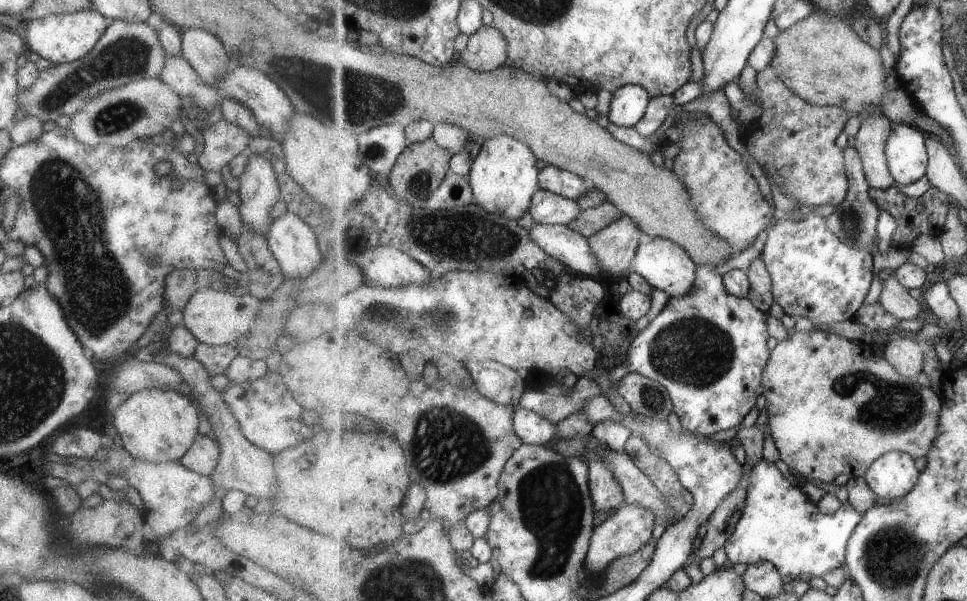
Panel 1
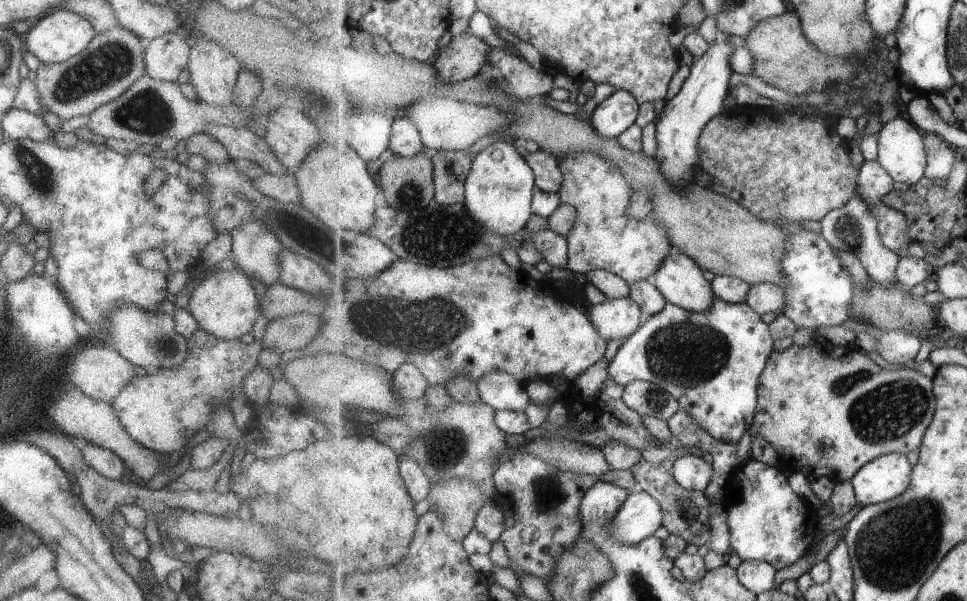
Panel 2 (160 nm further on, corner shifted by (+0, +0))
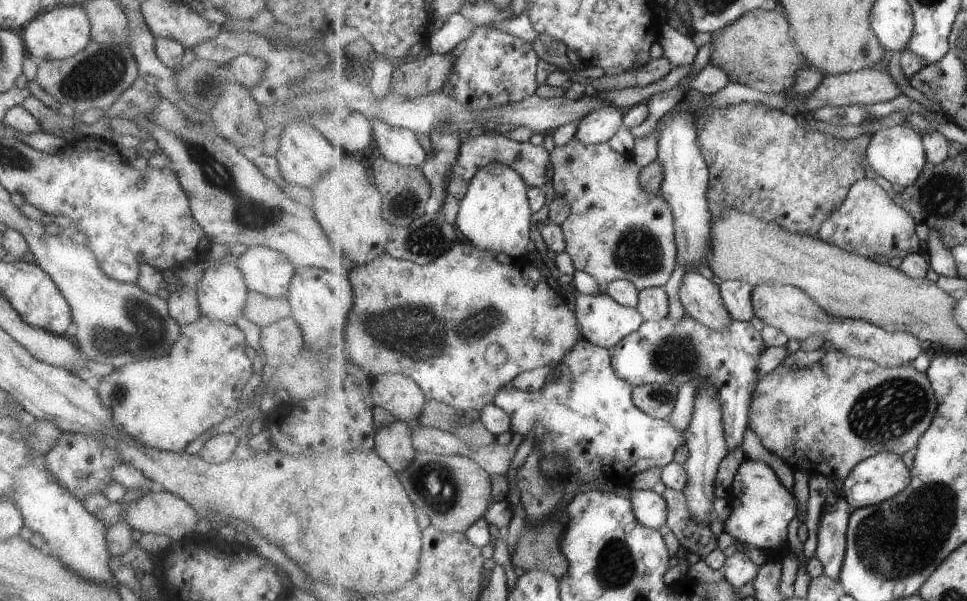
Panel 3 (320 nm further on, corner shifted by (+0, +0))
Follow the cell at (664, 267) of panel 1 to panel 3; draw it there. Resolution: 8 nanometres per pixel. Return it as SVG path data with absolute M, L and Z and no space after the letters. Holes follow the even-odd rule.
M693 270L682 276L678 289L688 316L713 330L725 330L731 326L733 318L723 302L718 280L709 280Z

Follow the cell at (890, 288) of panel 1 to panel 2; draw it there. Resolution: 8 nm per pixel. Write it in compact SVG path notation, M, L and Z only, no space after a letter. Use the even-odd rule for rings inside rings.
M855 195L845 206L832 210L820 220L820 224L823 238L826 238L832 247L855 254L862 263L864 270L873 280L886 287L892 287L895 283L899 283L896 270L900 256L883 246L878 229L878 220L859 195Z

